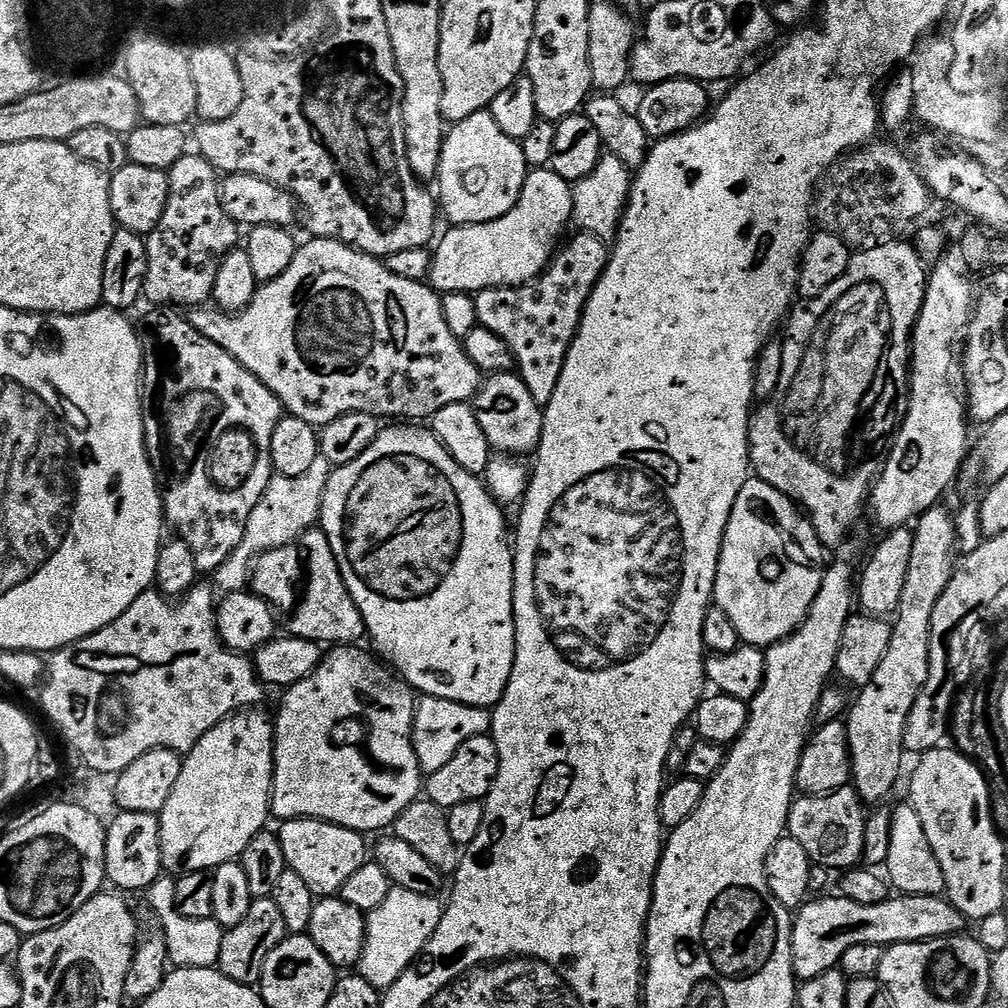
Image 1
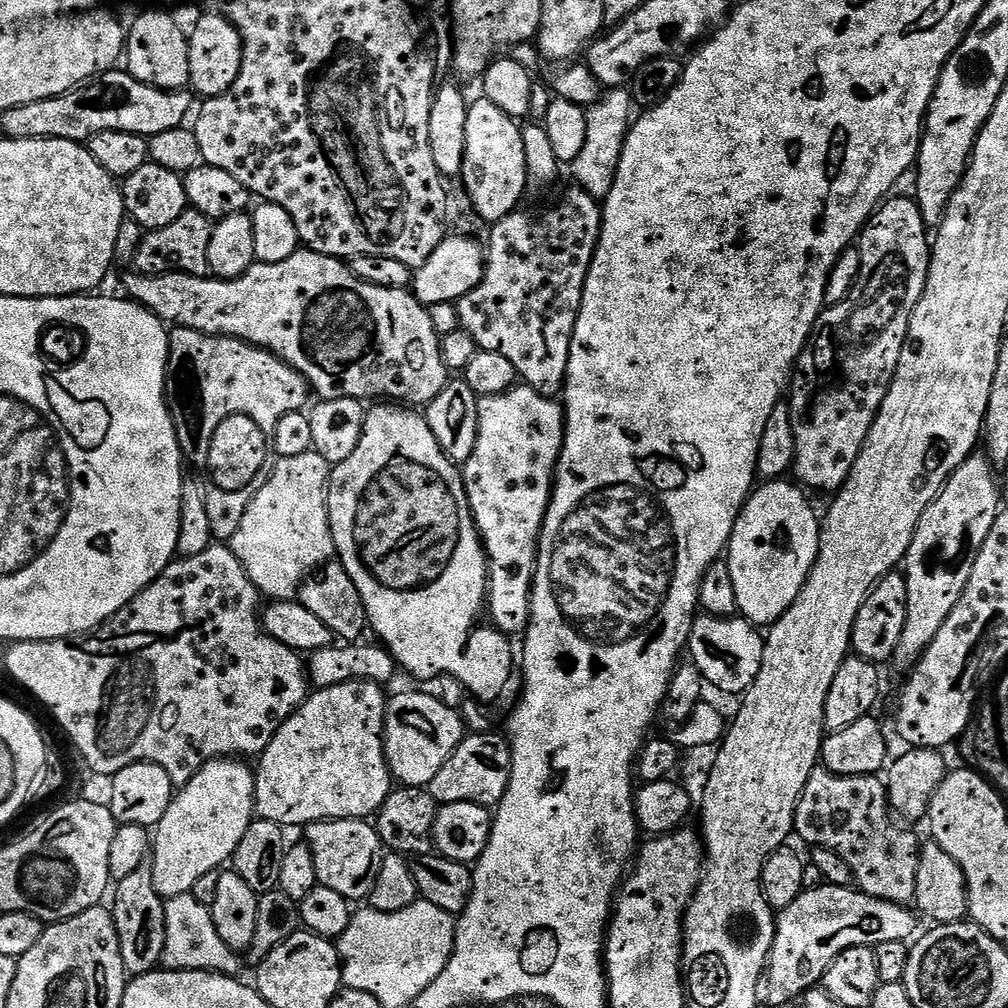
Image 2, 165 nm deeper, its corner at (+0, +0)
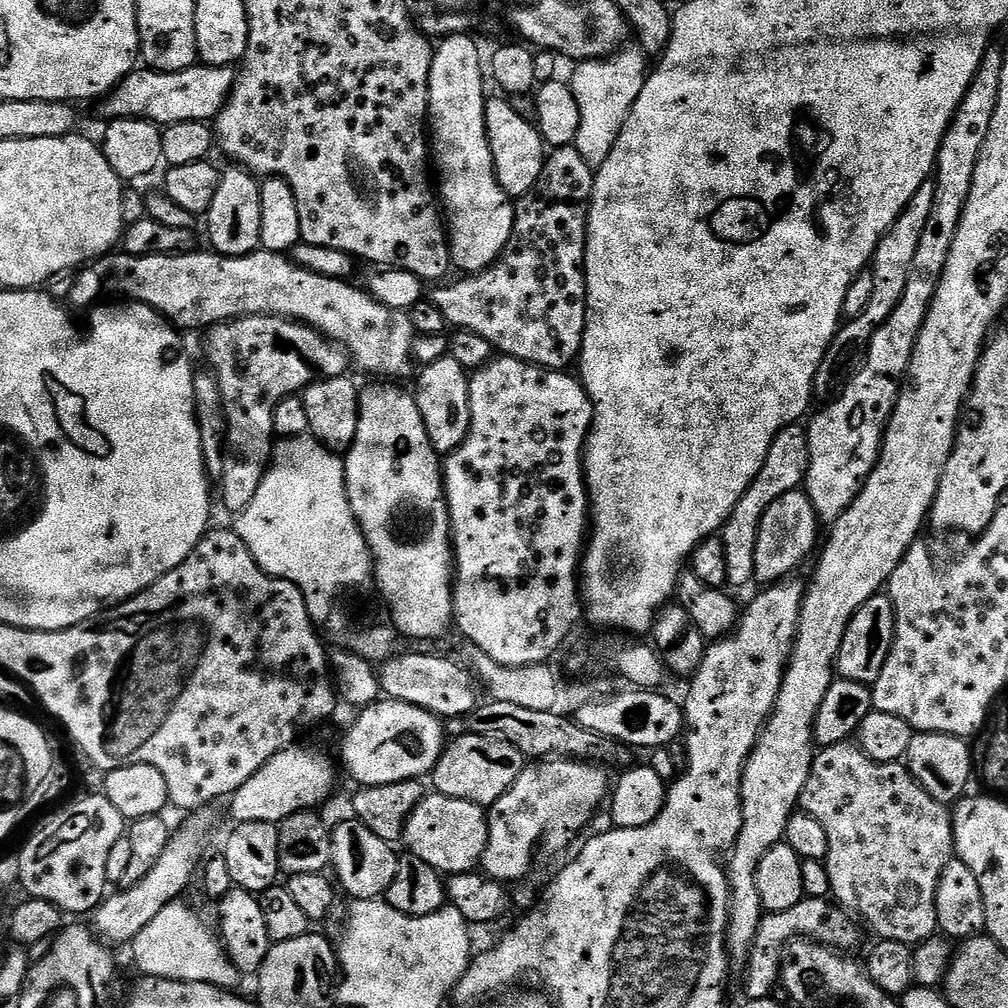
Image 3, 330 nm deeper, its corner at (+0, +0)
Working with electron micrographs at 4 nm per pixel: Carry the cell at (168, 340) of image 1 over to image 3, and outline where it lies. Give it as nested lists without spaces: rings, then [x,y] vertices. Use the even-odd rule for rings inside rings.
[[[241,316],[238,320],[226,320],[222,324],[213,324],[211,328],[207,329],[206,336],[208,336],[208,341],[204,344],[204,352],[208,355],[209,365],[207,364],[207,367],[218,382],[218,390],[222,394],[222,402],[226,410],[226,422],[228,423],[226,440],[231,447],[232,445],[236,446],[238,454],[241,457],[238,458],[234,456],[230,458],[230,456],[228,456],[223,459],[224,469],[220,472],[220,492],[218,488],[218,500],[219,503],[221,500],[221,502],[232,511],[232,514],[239,514],[242,510],[246,510],[246,506],[250,506],[250,502],[254,499],[254,494],[258,494],[258,486],[262,486],[262,478],[268,472],[268,466],[272,462],[274,437],[276,436],[276,431],[274,430],[274,410],[278,406],[278,402],[282,402],[288,396],[303,393],[304,389],[314,383],[315,380],[329,376],[345,375],[345,373],[349,371],[347,368],[350,368],[350,360],[339,347],[325,342],[317,333],[313,332],[311,328],[295,320],[286,320],[282,316]]]

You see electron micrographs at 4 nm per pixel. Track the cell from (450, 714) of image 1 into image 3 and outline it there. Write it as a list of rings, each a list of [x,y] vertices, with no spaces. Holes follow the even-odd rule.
[[[384,698],[375,706],[363,709],[357,716],[360,717],[344,736],[344,749],[340,752],[345,770],[357,780],[357,785],[369,788],[420,780],[431,773],[444,753],[446,735],[440,725],[443,724],[441,717],[418,706]]]

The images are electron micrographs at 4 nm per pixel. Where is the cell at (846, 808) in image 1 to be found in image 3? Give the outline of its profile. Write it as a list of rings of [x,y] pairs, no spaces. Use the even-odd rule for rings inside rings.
[[[845,742],[829,748],[820,748],[813,755],[812,769],[806,778],[806,786],[800,795],[799,807],[806,814],[816,818],[818,823],[826,830],[826,842],[828,843],[826,863],[830,874],[830,886],[835,903],[841,909],[847,910],[849,913],[857,912],[877,932],[877,937],[880,940],[893,940],[894,942],[915,946],[924,943],[925,940],[931,940],[937,935],[936,895],[938,894],[938,878],[942,878],[942,870],[946,870],[948,863],[954,859],[956,850],[954,830],[952,829],[952,813],[949,805],[930,798],[930,794],[926,794],[924,787],[913,778],[911,772],[903,763],[883,764],[882,762],[874,762],[874,758],[870,758],[864,753],[859,743]]]

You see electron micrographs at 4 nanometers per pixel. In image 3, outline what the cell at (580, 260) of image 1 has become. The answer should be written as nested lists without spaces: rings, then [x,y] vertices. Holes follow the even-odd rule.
[[[575,146],[554,148],[545,155],[544,169],[542,170],[542,174],[538,174],[538,182],[534,182],[534,186],[530,186],[530,190],[526,190],[526,194],[522,194],[515,201],[516,217],[514,218],[512,233],[504,247],[504,253],[489,268],[484,268],[478,273],[468,274],[460,278],[464,280],[456,280],[453,284],[444,282],[439,286],[433,287],[436,289],[430,293],[430,299],[434,306],[438,306],[438,310],[442,310],[442,318],[445,325],[451,326],[453,329],[470,331],[478,337],[484,338],[501,356],[513,356],[527,364],[533,364],[539,368],[549,368],[551,372],[563,372],[571,369],[571,364],[573,367],[577,363],[580,347],[582,346],[582,338],[584,337],[584,323],[588,320],[586,318],[586,310],[584,309],[584,303],[586,302],[584,244],[588,241],[588,202],[592,199],[593,175],[594,169],[588,165],[586,158],[582,158],[582,154],[578,154]]]

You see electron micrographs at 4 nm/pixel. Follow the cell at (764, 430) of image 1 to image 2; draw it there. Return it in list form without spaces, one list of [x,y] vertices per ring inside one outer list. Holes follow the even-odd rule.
[[[911,195],[908,196],[896,196],[885,199],[884,203],[880,205],[872,214],[872,219],[864,225],[859,237],[858,247],[860,250],[860,273],[866,274],[868,268],[876,266],[876,264],[882,264],[882,260],[888,260],[888,258],[902,258],[908,266],[908,282],[906,282],[906,302],[904,306],[900,308],[896,320],[892,322],[892,326],[886,330],[886,334],[876,342],[876,346],[870,350],[870,352],[862,352],[858,354],[856,358],[852,358],[848,362],[848,380],[842,380],[842,382],[850,382],[846,386],[840,384],[840,380],[832,380],[832,386],[830,386],[830,374],[826,372],[820,372],[822,376],[816,376],[818,370],[826,370],[832,362],[832,354],[828,352],[828,348],[824,348],[822,340],[826,340],[826,332],[838,324],[838,316],[840,314],[846,314],[850,308],[848,304],[842,306],[838,310],[838,306],[827,306],[824,311],[820,313],[820,317],[814,322],[812,327],[812,333],[808,336],[808,344],[805,345],[800,352],[800,356],[796,359],[796,367],[792,374],[790,381],[790,395],[786,400],[786,407],[788,410],[788,417],[792,420],[792,430],[794,432],[794,446],[796,447],[796,461],[792,464],[792,472],[795,479],[799,481],[805,489],[811,490],[813,488],[816,492],[829,492],[829,494],[835,494],[843,488],[844,483],[848,481],[848,475],[850,470],[854,466],[854,462],[858,458],[860,451],[858,446],[864,446],[868,435],[858,432],[858,426],[864,428],[864,396],[870,396],[870,378],[872,378],[872,413],[876,416],[878,410],[882,406],[882,402],[886,398],[888,388],[892,385],[892,379],[896,373],[896,367],[898,366],[898,358],[902,354],[902,346],[906,342],[906,334],[908,333],[908,327],[910,326],[910,318],[912,317],[912,311],[914,306],[918,306],[918,302],[922,298],[922,290],[926,286],[926,278],[928,277],[928,267],[932,264],[932,250],[930,247],[930,232],[924,223],[922,214],[920,213],[920,207],[917,206],[915,199]],[[814,388],[818,390],[818,396],[816,396],[816,402],[812,402],[812,392]]]

